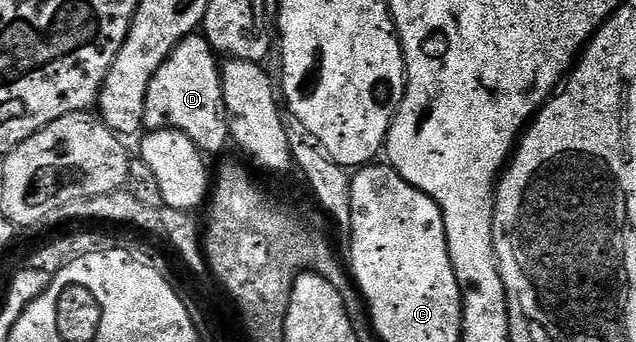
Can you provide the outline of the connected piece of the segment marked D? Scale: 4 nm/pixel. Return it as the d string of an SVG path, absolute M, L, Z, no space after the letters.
M196 32L181 40L165 62L157 68L153 80L149 80L149 92L145 96L144 127L153 130L179 130L204 155L219 154L229 146L229 119L223 99L223 76L221 62L214 50L207 43L202 33Z

